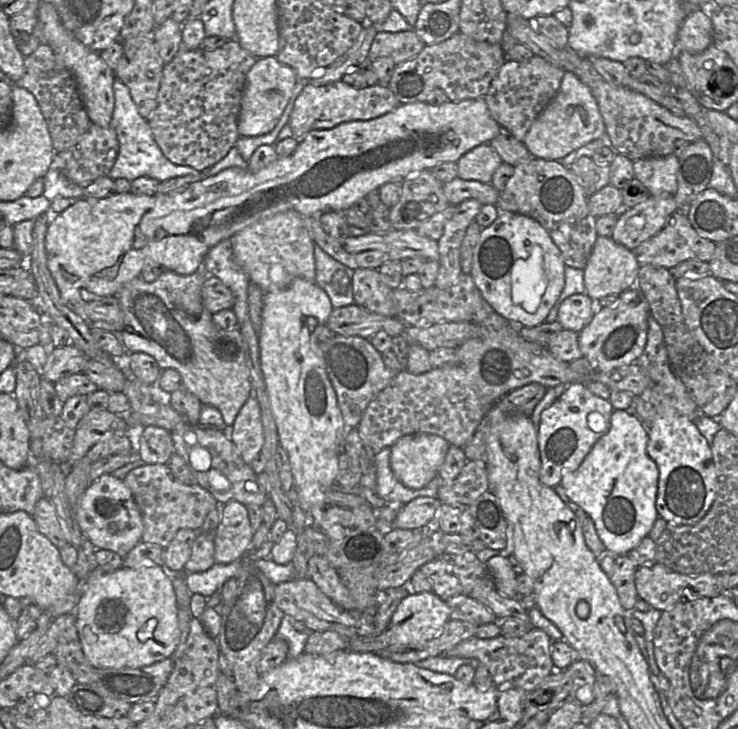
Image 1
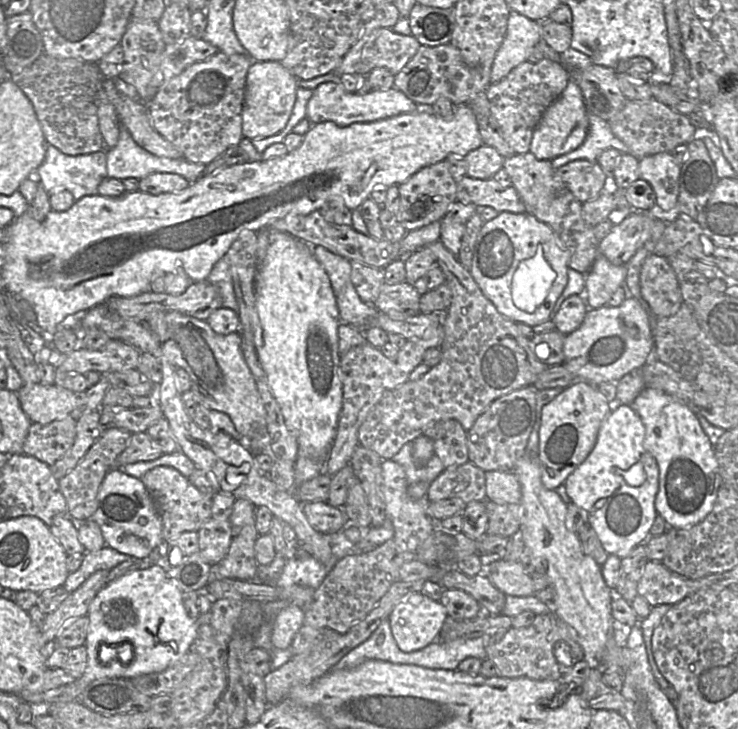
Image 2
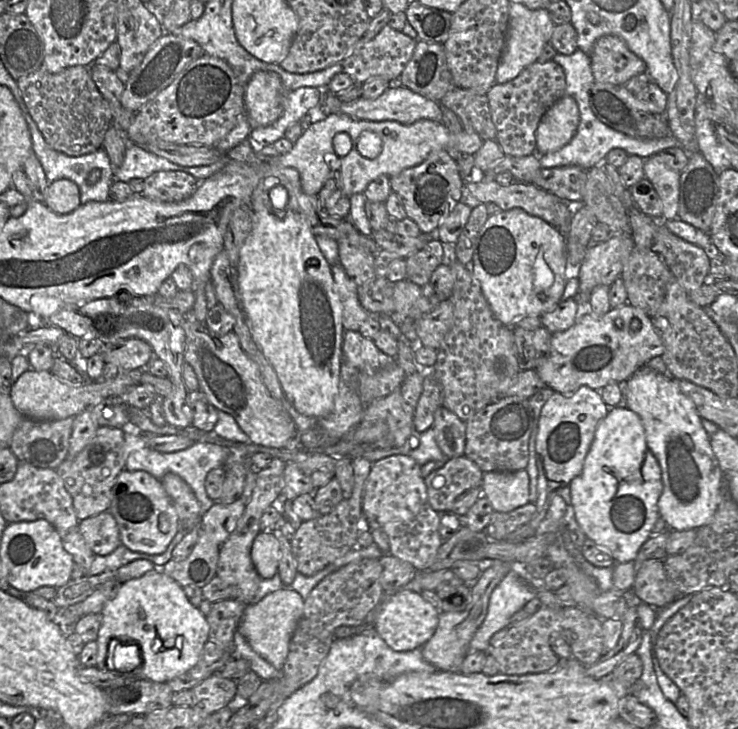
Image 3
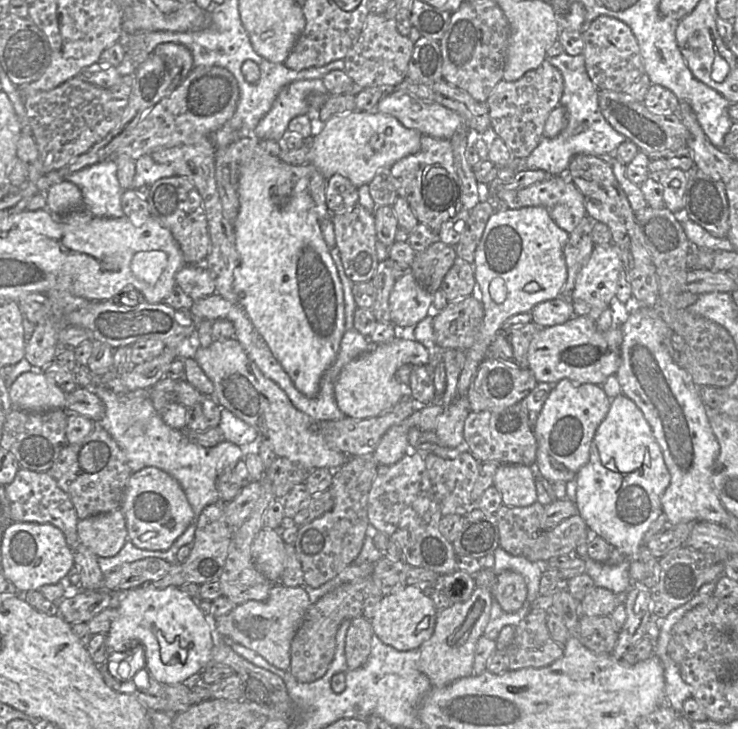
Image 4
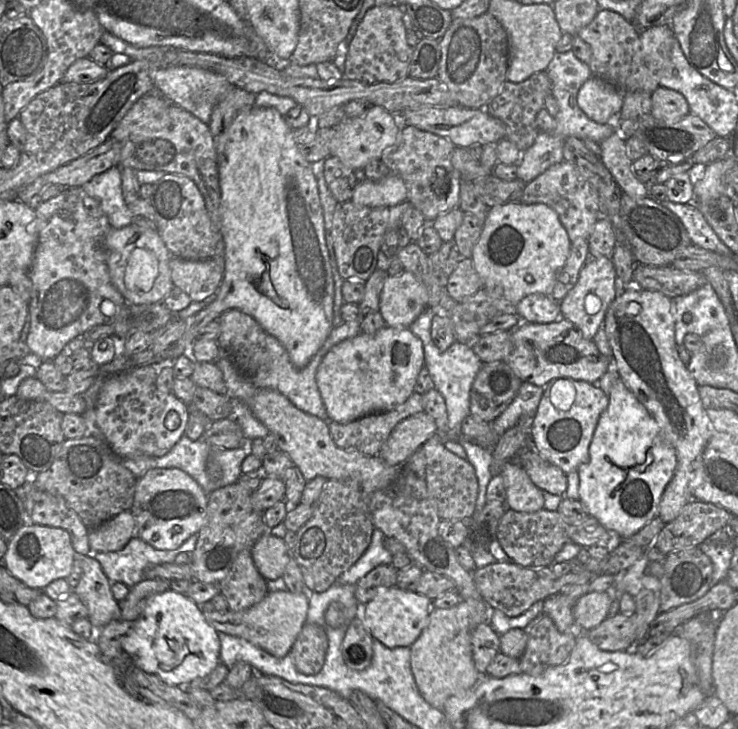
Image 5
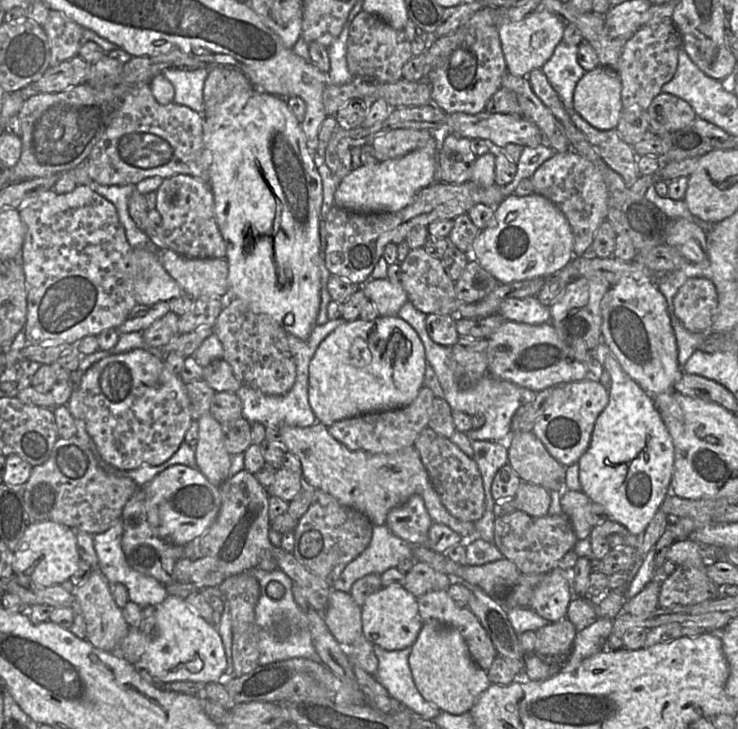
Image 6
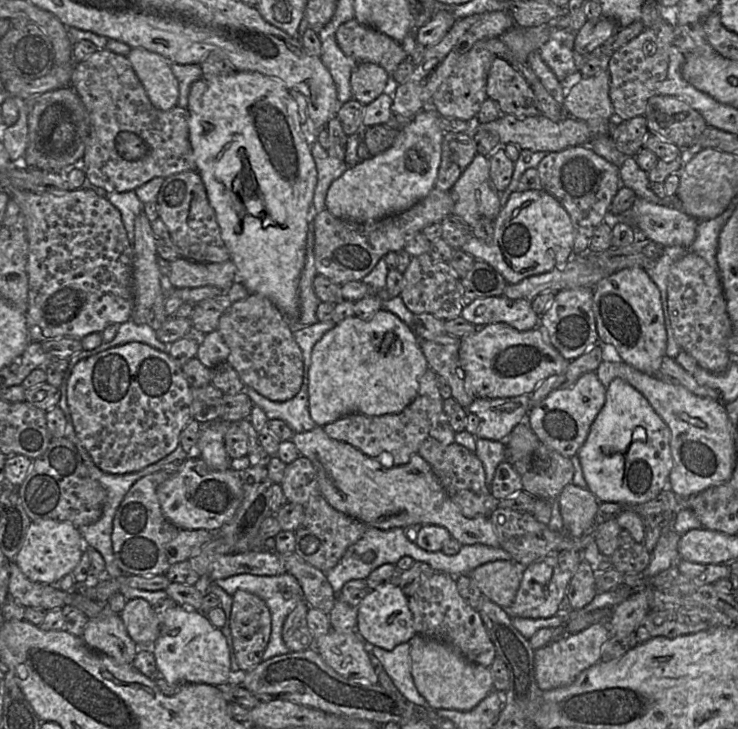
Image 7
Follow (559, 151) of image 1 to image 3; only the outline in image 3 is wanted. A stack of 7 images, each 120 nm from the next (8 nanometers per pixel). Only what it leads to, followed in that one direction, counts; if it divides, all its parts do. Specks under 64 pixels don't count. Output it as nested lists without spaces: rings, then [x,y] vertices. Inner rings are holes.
[[[565,94],[543,115],[536,130],[536,153],[556,151],[566,145],[577,131],[579,109],[576,100]]]

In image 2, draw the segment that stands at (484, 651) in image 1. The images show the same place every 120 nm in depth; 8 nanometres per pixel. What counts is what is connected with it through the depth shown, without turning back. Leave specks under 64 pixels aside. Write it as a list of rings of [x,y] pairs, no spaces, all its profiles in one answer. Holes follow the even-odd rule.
[[[553,611],[547,614],[536,615],[532,624],[524,628],[511,627],[507,629],[503,638],[485,647],[487,658],[497,668],[497,675],[504,678],[527,677],[533,680],[558,680],[561,676],[561,667],[554,654],[554,644],[565,641],[571,649],[574,661],[583,659],[583,649],[579,643],[576,630],[561,620]]]

